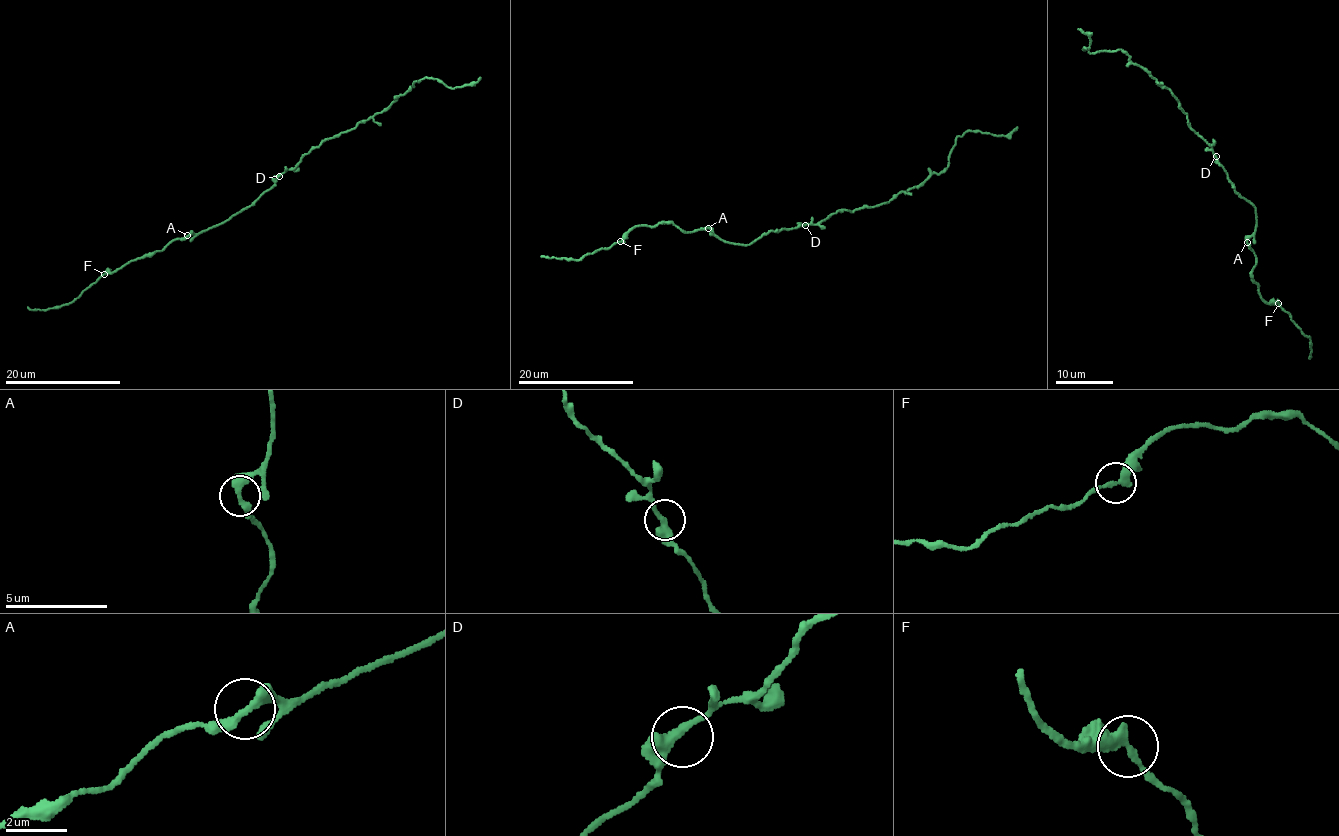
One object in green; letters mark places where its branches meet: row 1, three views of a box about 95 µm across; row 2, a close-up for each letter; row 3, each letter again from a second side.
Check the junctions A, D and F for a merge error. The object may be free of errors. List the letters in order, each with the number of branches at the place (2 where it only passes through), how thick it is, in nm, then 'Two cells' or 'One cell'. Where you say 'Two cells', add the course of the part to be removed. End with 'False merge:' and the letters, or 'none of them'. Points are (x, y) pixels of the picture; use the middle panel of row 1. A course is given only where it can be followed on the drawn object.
A: Branches: 2. Thickness 320 nm. One cell
D: Branches: 2. Thickness 320 nm. One cell
F: Branches: 2. Thickness 320 nm. One cell
False merge: none of them

